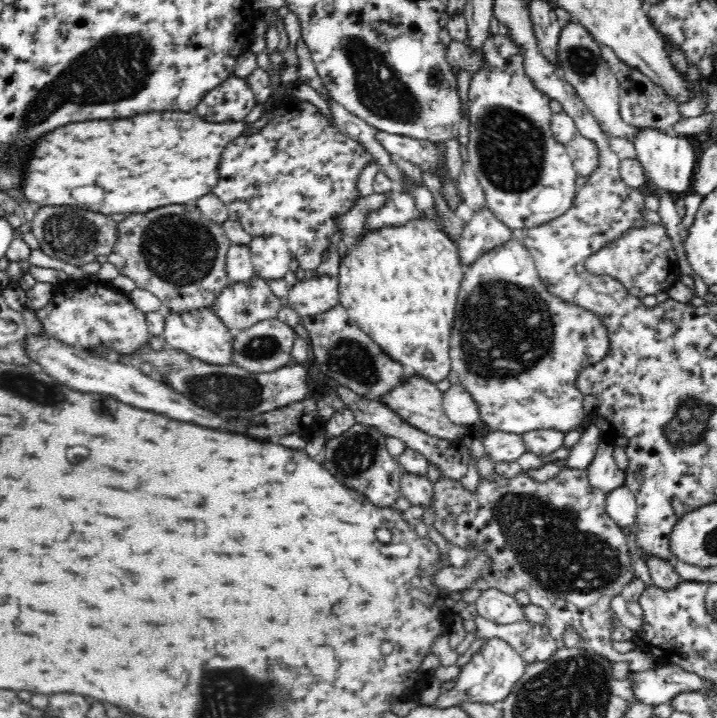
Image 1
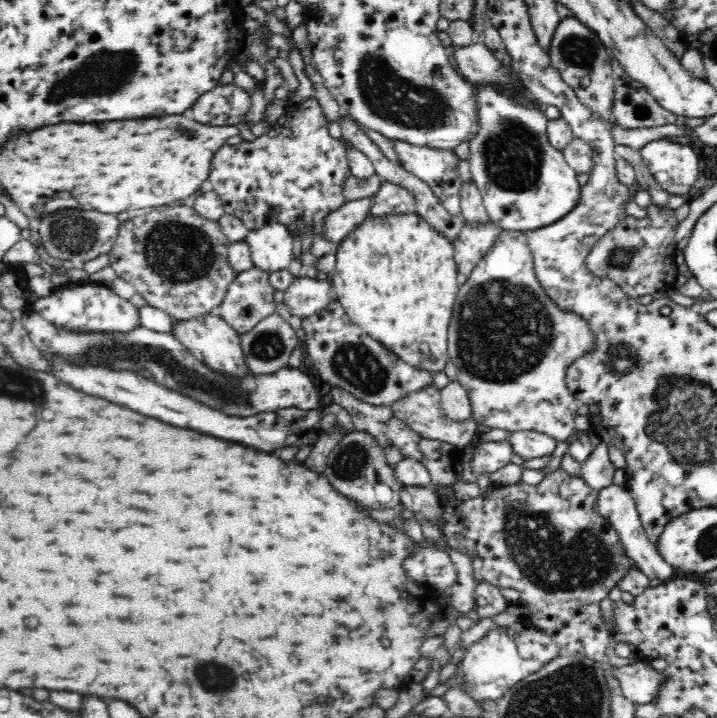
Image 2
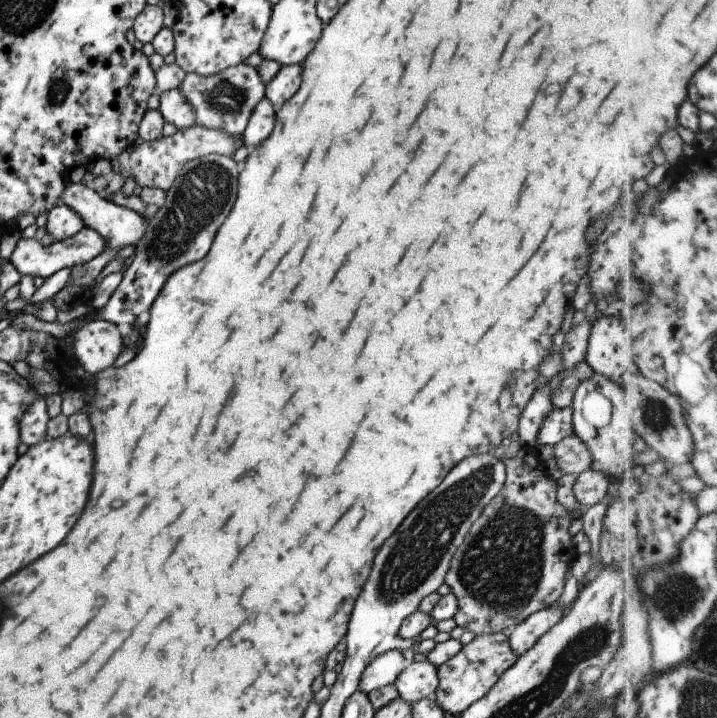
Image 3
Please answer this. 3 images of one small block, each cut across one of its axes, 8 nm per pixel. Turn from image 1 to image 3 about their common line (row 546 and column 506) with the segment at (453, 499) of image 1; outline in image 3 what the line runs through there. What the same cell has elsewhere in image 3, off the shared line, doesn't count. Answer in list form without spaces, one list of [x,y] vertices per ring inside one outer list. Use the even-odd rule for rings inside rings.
[[[522,446],[514,458],[502,462],[507,472],[505,485],[470,527],[445,576],[445,583],[457,600],[455,623],[479,637],[515,627],[532,613],[552,606],[562,596],[570,563],[578,554],[569,531],[573,518],[559,503],[557,481],[547,474],[536,449]]]

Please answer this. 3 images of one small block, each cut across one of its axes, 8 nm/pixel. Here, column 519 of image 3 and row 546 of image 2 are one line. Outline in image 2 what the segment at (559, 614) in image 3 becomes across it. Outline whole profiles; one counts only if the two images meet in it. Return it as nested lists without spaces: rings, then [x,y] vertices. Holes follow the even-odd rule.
[[[625,484],[623,485],[610,485],[605,489],[598,491],[598,500],[596,500],[595,510],[602,515],[620,536],[622,539],[622,545],[624,545],[624,551],[626,555],[630,557],[630,560],[638,569],[640,569],[648,578],[669,581],[672,578],[677,577],[678,572],[674,570],[672,565],[668,564],[664,557],[658,553],[658,549],[645,533],[643,524],[639,519],[639,513],[637,512],[636,501],[632,498],[632,494],[629,493],[629,489]]]

